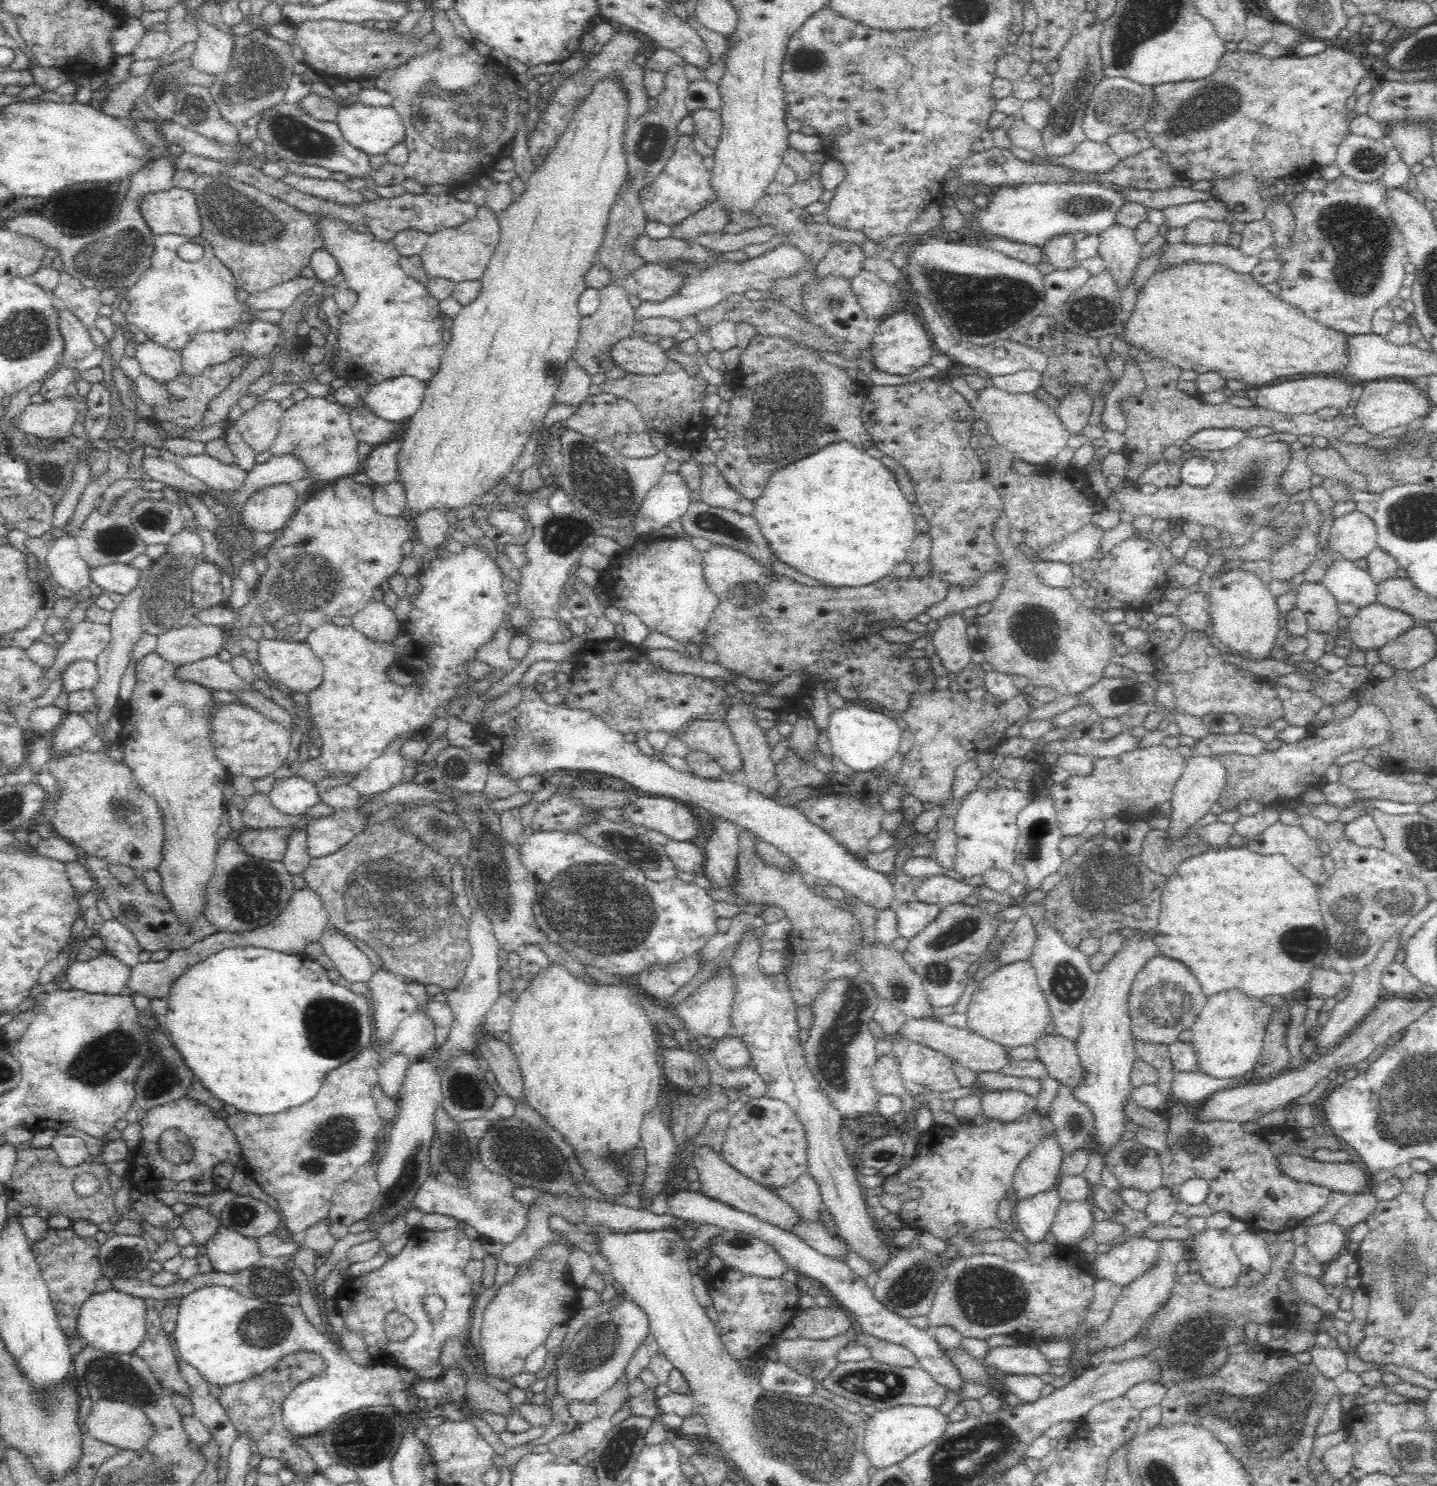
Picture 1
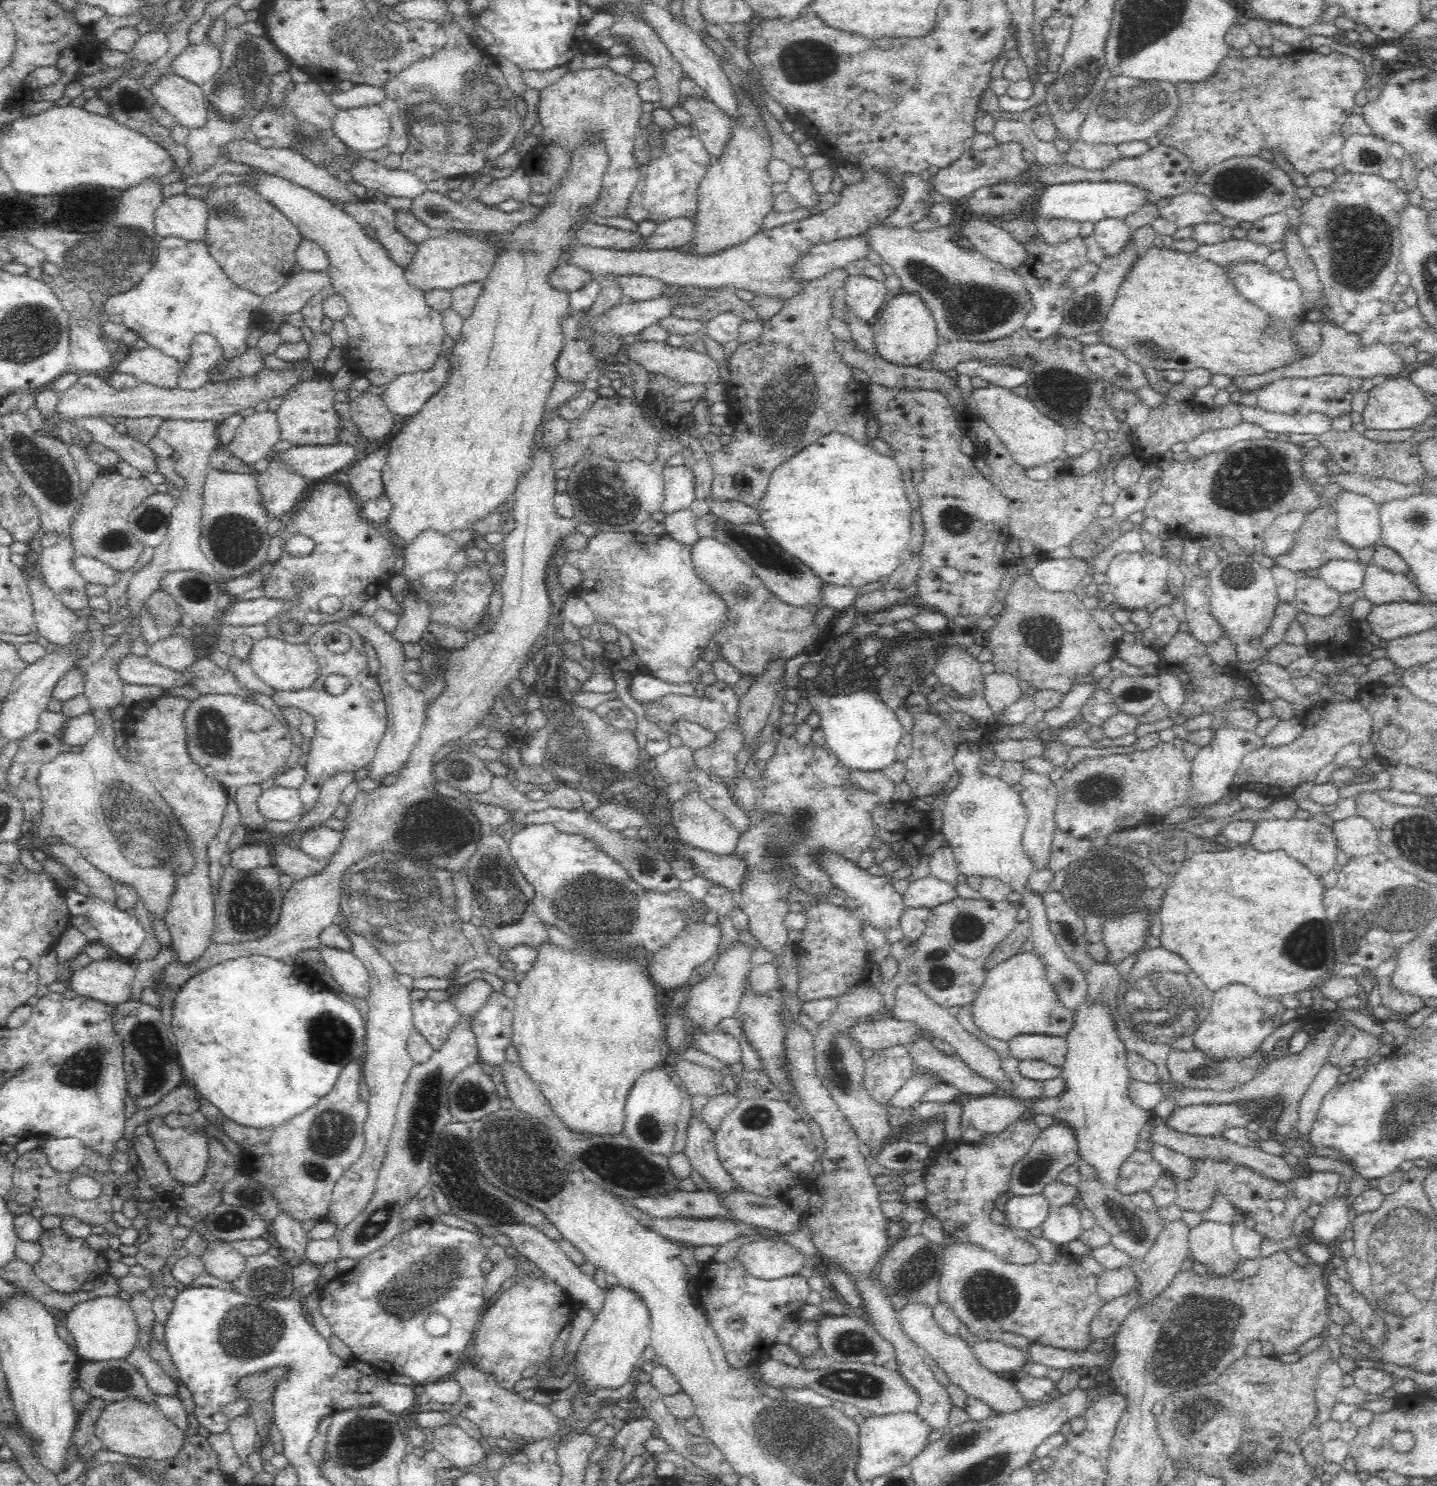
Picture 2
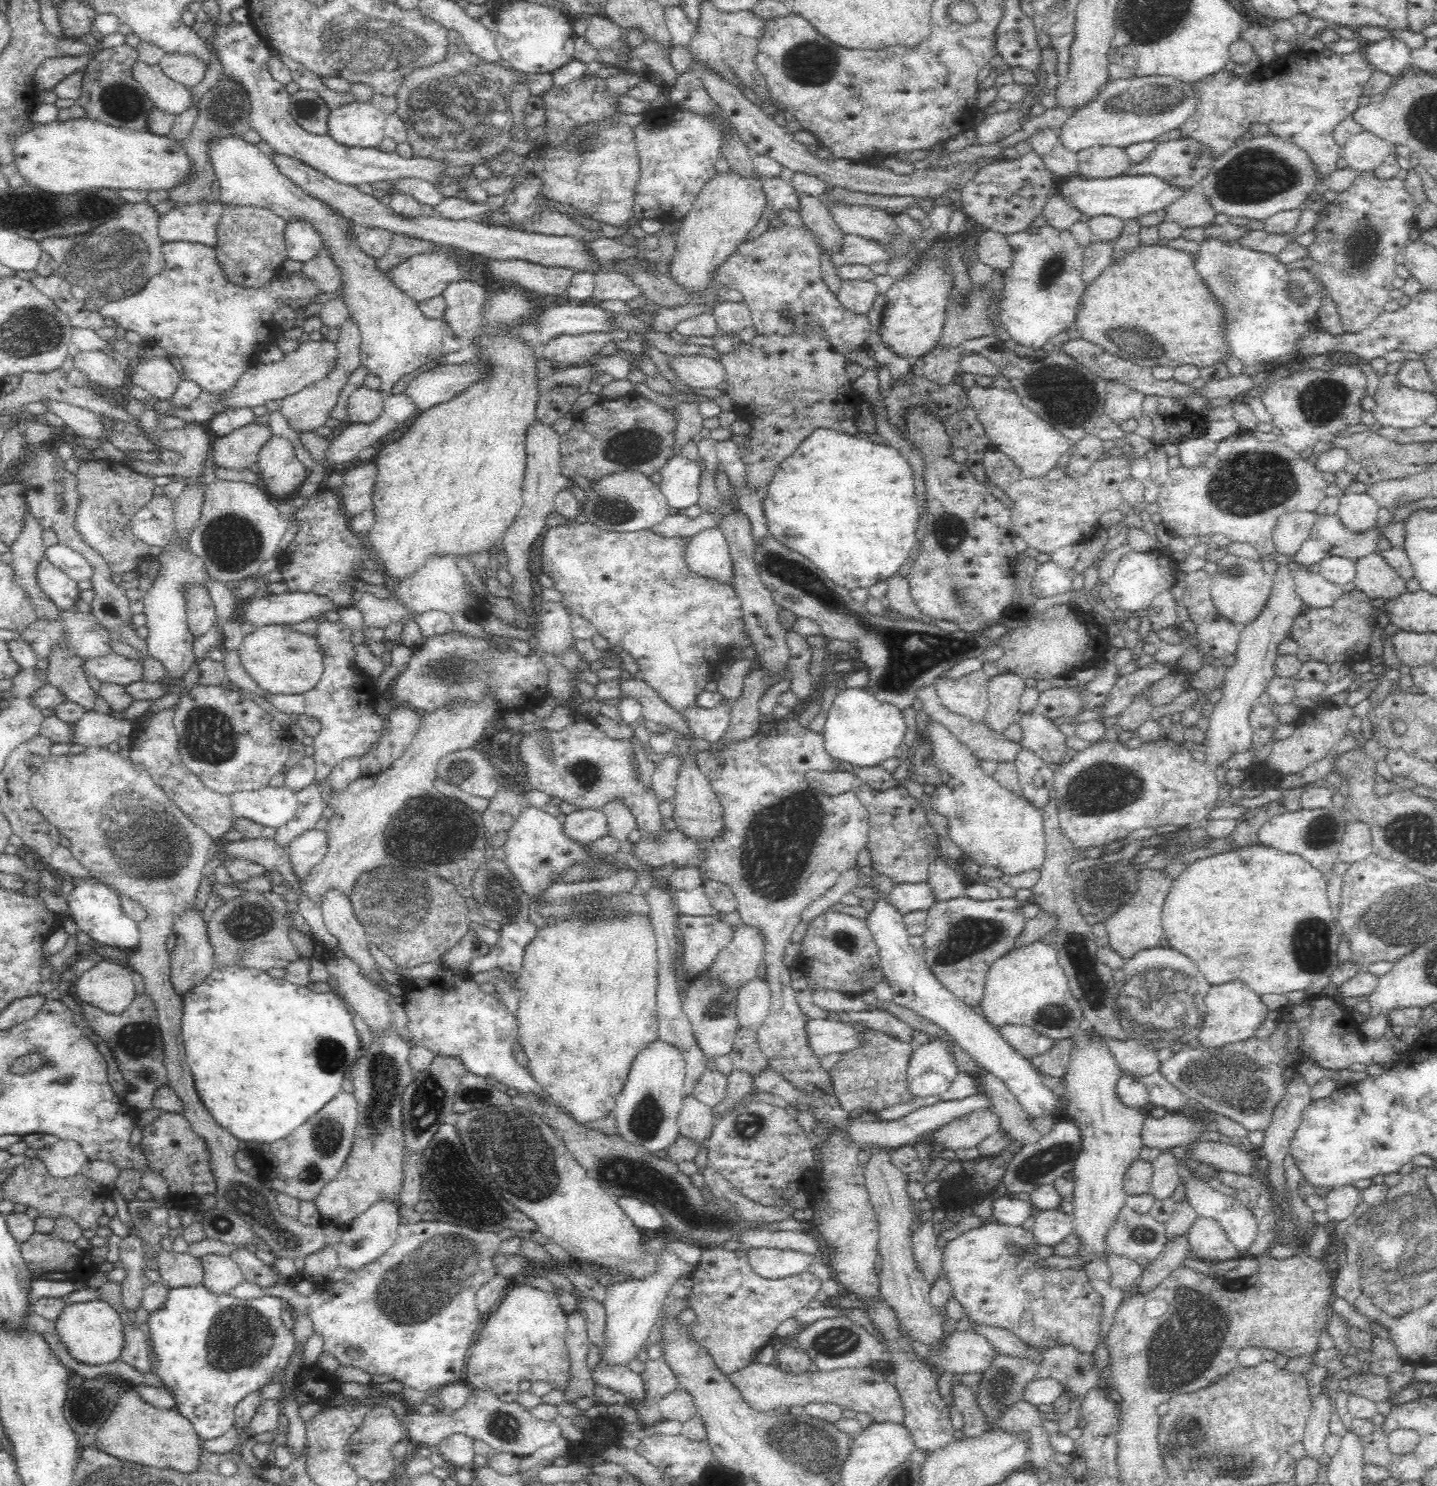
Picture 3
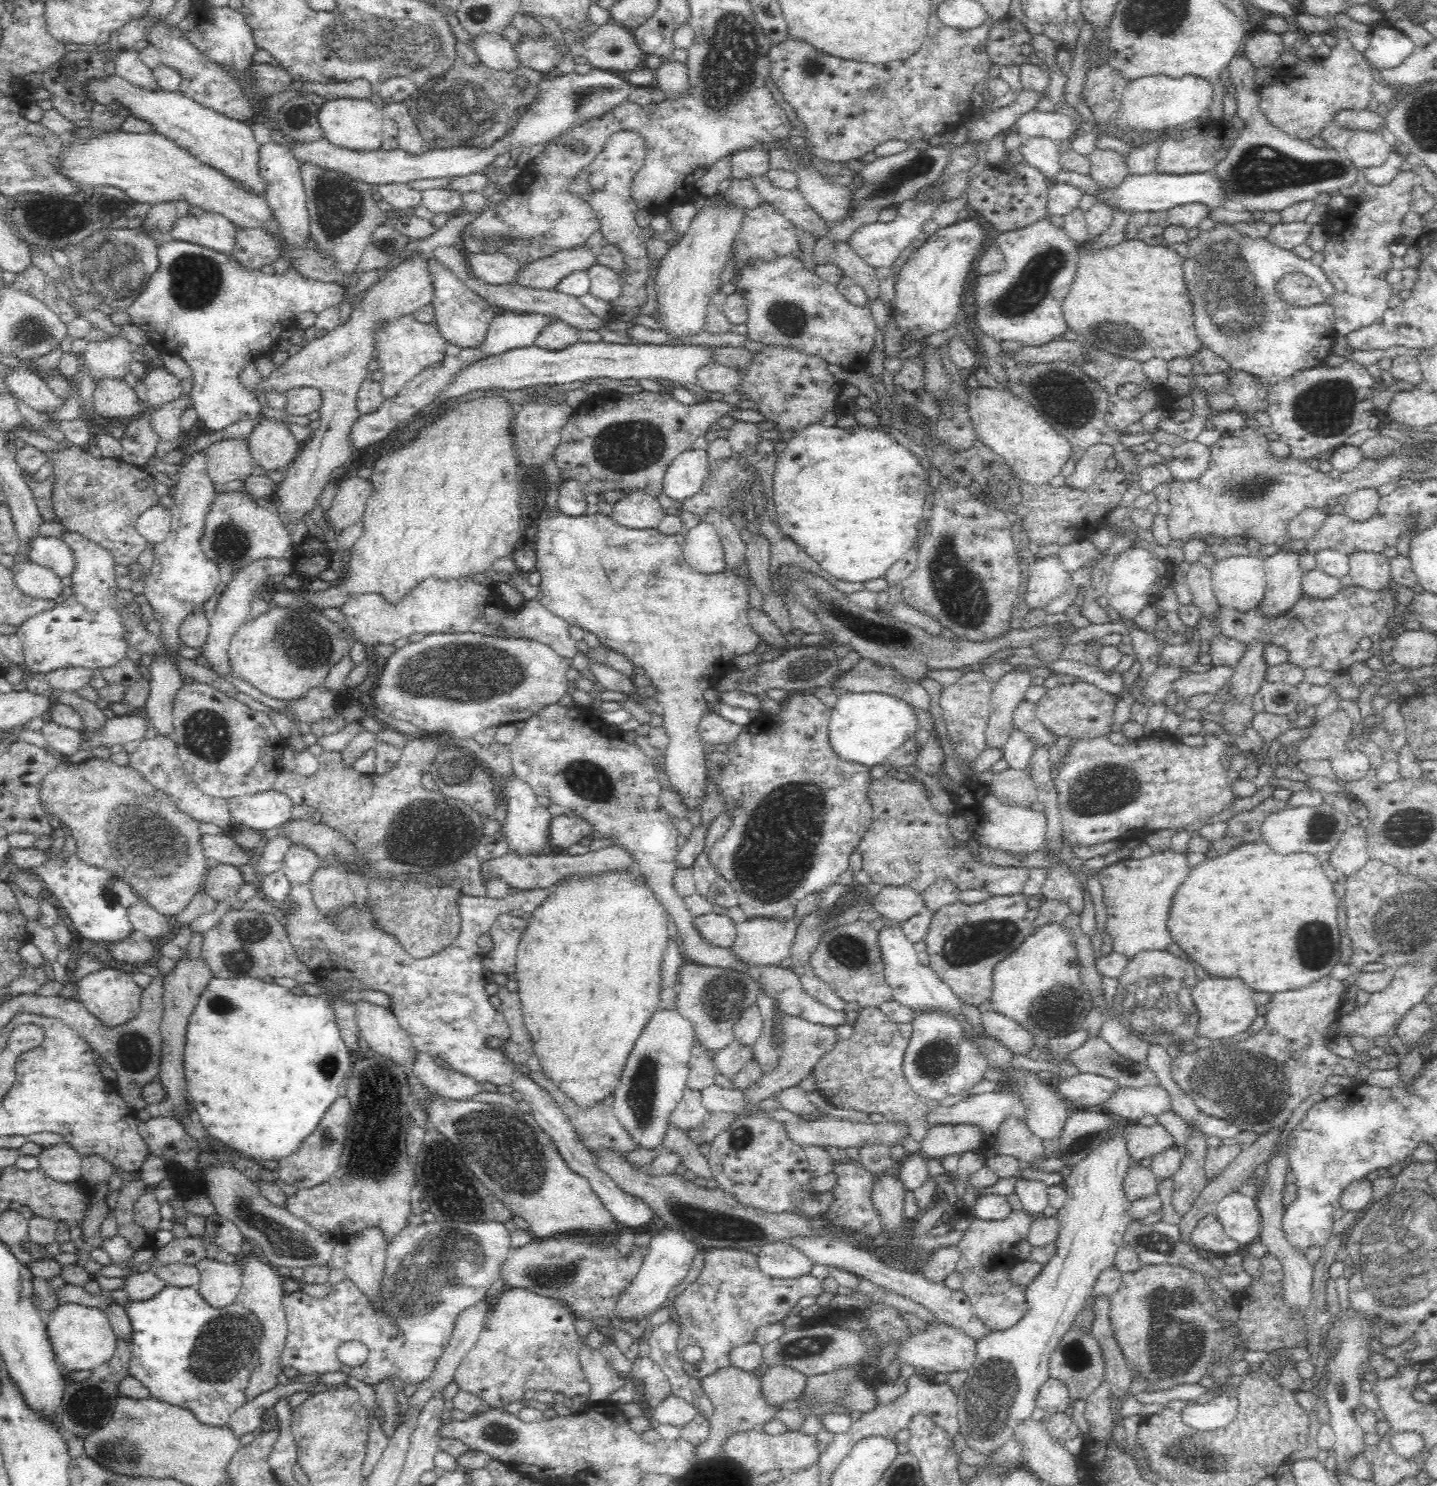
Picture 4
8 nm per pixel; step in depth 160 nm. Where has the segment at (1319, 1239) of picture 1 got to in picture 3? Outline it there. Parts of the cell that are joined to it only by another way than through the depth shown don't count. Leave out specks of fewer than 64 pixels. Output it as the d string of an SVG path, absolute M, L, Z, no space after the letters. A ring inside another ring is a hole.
M1352 1184L1332 1188L1324 1198L1326 1216L1332 1224L1346 1220L1360 1203L1361 1191Z

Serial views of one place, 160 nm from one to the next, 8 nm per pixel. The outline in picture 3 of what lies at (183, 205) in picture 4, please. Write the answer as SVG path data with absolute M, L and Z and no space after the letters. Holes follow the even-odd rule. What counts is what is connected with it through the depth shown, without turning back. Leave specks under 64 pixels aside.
M229 74L222 75L222 78L202 96L197 104L197 119L194 121L188 136L181 143L182 151L192 165L191 171L185 179L176 183L176 186L169 188L170 196L168 199L172 200L175 205L202 201L210 194L212 181L216 177L211 147L215 143L220 143L220 140L224 140L224 138L241 136L249 129L250 101L250 94L243 83Z

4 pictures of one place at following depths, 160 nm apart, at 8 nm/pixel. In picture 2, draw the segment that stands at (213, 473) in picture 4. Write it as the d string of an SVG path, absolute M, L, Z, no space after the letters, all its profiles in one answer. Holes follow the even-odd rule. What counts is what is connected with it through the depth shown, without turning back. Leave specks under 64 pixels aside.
M255 411L242 418L234 440L226 449L253 466L271 452L272 447L280 440L280 433L276 411Z

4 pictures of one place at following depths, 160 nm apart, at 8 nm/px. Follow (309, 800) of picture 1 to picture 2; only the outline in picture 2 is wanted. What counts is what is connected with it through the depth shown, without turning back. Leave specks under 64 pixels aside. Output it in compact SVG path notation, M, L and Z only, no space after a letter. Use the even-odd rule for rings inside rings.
M273 783L266 784L262 794L258 796L258 809L266 819L295 820L298 819L304 801L300 797L299 788L288 788Z

